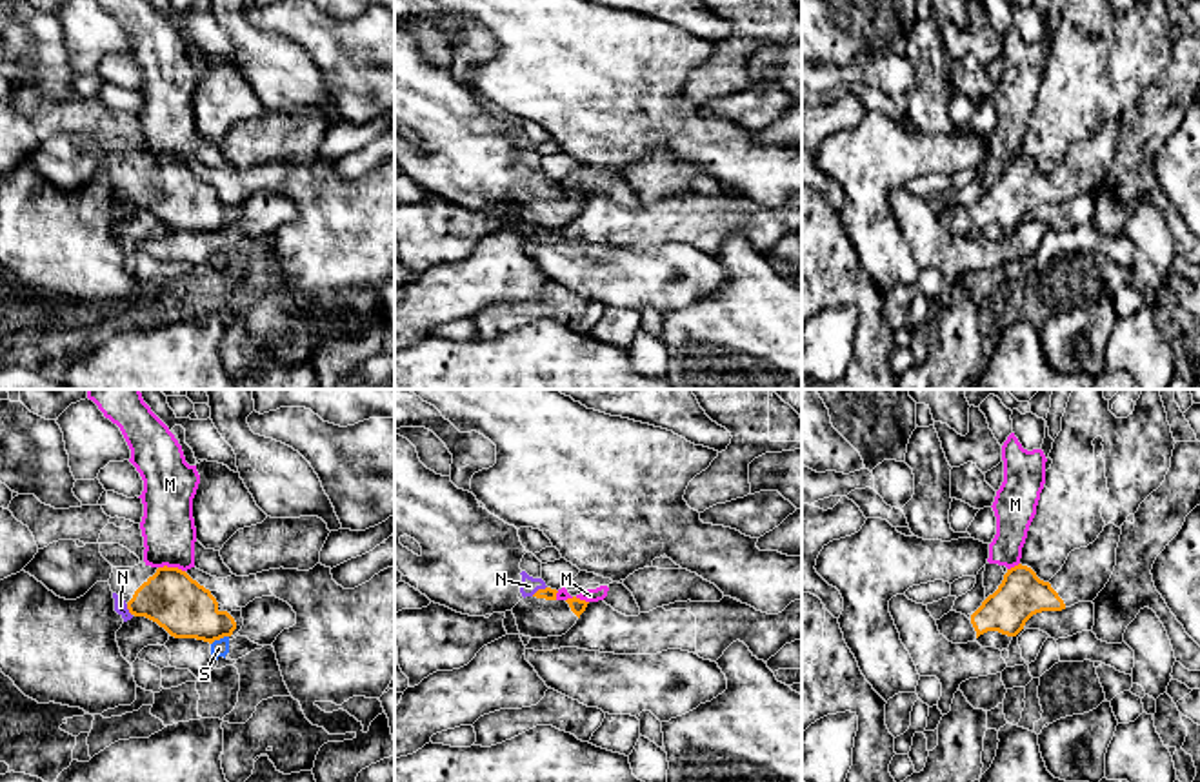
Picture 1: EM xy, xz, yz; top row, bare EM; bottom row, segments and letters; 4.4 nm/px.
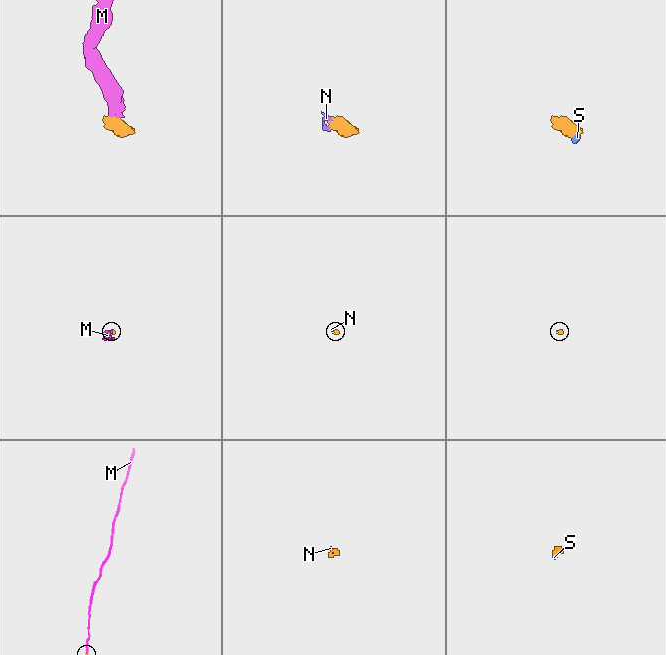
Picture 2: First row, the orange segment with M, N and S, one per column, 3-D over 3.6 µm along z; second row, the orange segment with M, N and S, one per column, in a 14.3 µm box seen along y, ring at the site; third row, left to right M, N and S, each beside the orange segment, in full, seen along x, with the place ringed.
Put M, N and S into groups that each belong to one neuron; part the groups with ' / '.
M / N / S

